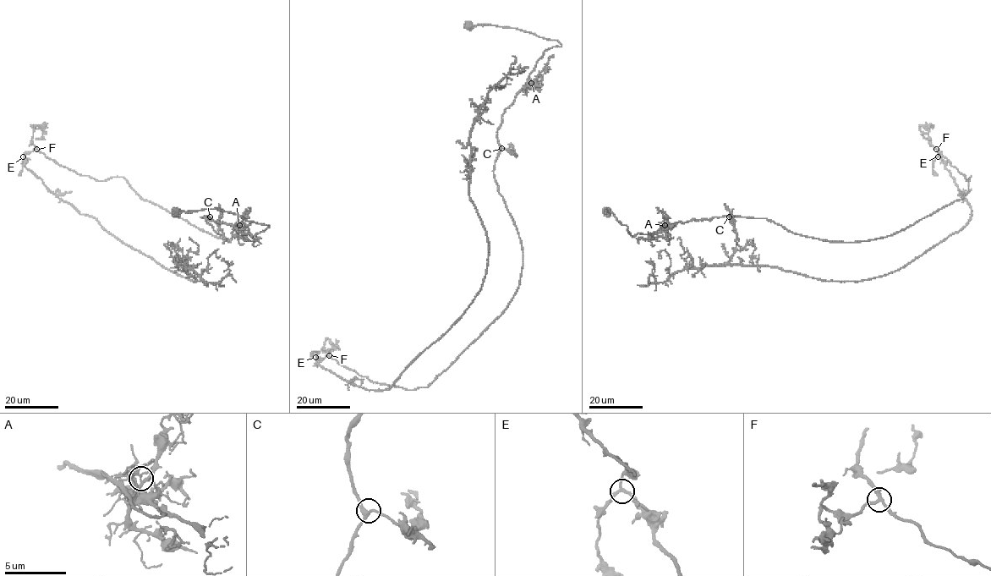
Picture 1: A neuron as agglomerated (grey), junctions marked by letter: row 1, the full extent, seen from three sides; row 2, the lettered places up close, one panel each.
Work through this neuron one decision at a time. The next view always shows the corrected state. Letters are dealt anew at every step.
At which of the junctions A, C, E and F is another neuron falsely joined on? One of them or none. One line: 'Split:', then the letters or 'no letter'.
Split: F

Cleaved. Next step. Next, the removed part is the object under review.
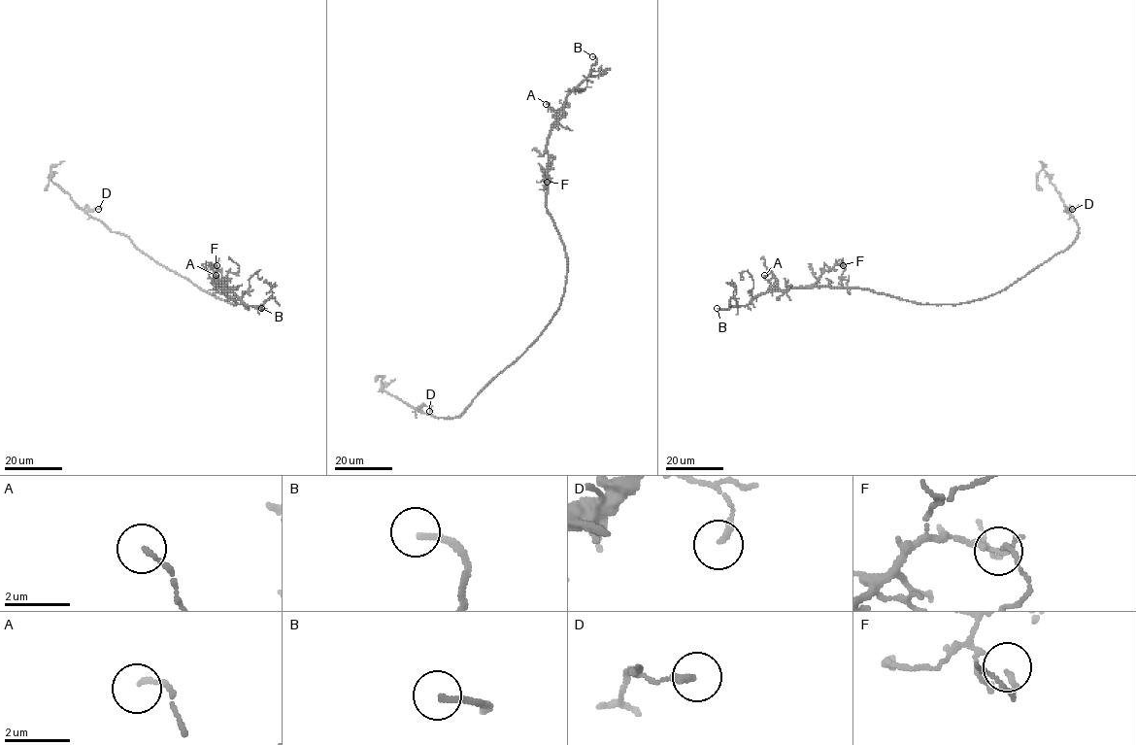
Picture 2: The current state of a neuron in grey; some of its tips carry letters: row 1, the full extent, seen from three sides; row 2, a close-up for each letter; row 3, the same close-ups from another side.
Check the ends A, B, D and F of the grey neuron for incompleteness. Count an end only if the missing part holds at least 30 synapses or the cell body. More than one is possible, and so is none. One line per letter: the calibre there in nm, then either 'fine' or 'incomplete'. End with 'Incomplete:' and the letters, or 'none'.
A: 120 nm thick; fine
B: 180 nm thick; incomplete
D: 190 nm thick; fine
F: 110 nm thick; fine
Incomplete: B

